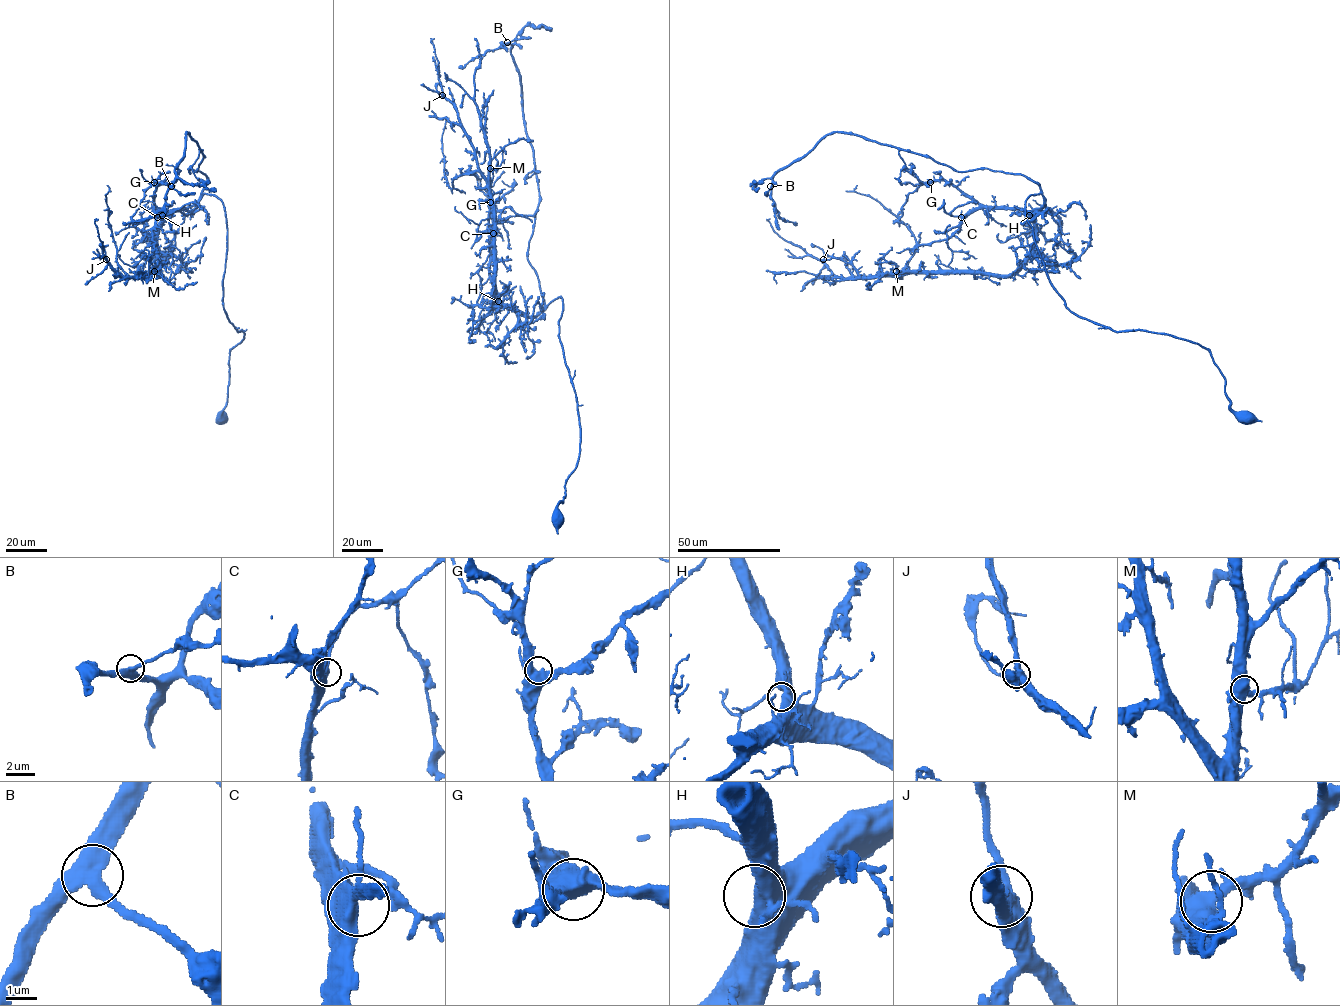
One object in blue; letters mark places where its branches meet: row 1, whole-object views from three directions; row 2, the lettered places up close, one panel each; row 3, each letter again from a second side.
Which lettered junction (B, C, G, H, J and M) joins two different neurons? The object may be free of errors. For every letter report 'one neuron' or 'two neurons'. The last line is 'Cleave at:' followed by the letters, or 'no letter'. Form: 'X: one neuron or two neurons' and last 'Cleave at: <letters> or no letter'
B: one neuron
C: one neuron
G: one neuron
H: one neuron
J: one neuron
M: one neuron
Cleave at: no letter

